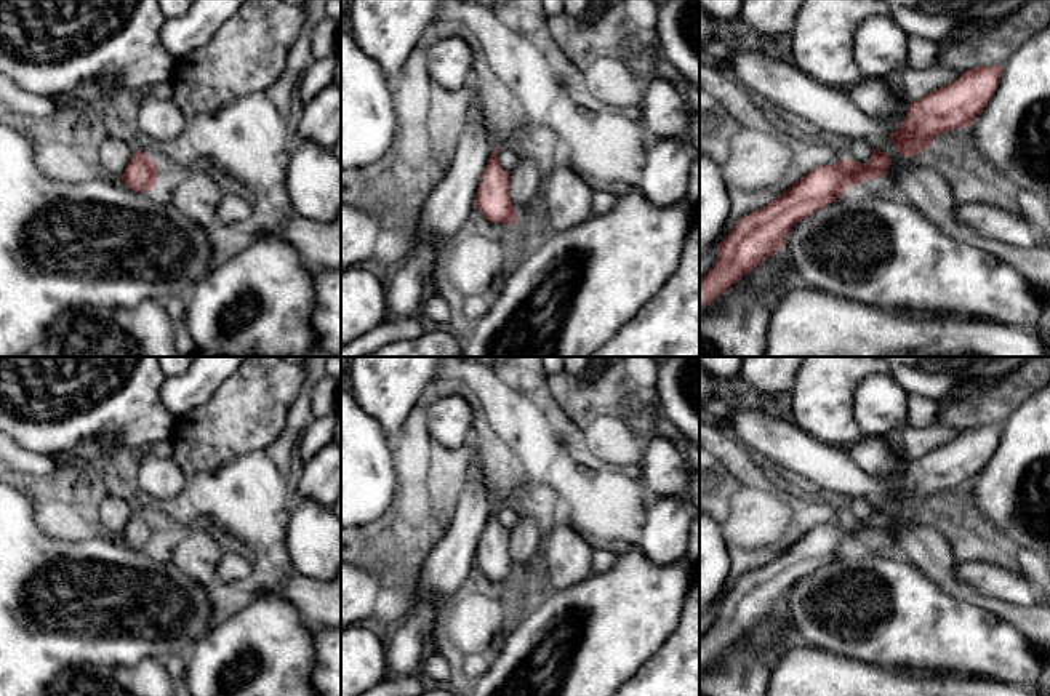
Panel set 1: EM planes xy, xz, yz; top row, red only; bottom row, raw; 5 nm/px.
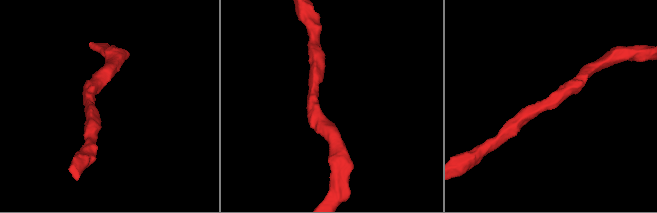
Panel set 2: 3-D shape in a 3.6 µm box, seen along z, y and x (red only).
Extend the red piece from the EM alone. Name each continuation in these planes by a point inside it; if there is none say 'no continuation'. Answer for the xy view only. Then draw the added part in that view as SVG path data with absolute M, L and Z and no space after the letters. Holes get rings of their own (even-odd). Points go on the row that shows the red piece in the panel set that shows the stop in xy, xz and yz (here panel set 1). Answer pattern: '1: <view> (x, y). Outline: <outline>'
no continuation

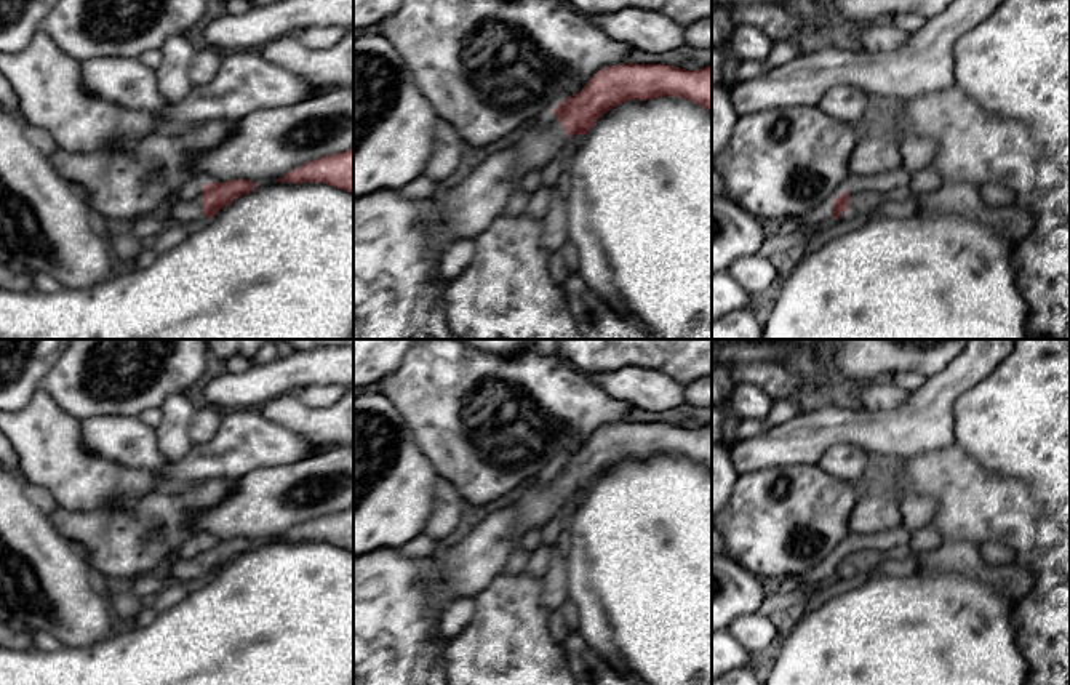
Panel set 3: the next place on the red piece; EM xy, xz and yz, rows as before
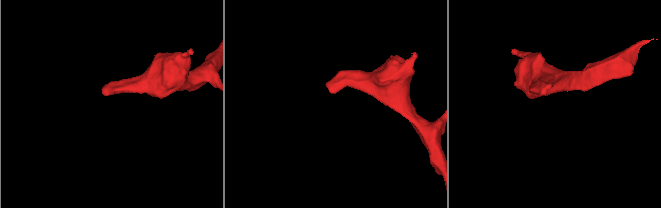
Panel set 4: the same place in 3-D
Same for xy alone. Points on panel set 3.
1: xy (186, 208). Outline: M202 187L192 190L171 203L166 208L168 221L187 224L203 218L202 211Z

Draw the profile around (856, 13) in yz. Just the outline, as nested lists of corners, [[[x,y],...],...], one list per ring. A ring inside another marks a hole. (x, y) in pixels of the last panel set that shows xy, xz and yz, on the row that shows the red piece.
[[[833,0],[836,22],[860,27],[875,21],[889,21],[897,13],[915,13],[931,19],[944,13],[955,0]]]

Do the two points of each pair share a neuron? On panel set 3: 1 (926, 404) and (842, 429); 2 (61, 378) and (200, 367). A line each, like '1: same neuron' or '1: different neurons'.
1: same neuron
2: same neuron

